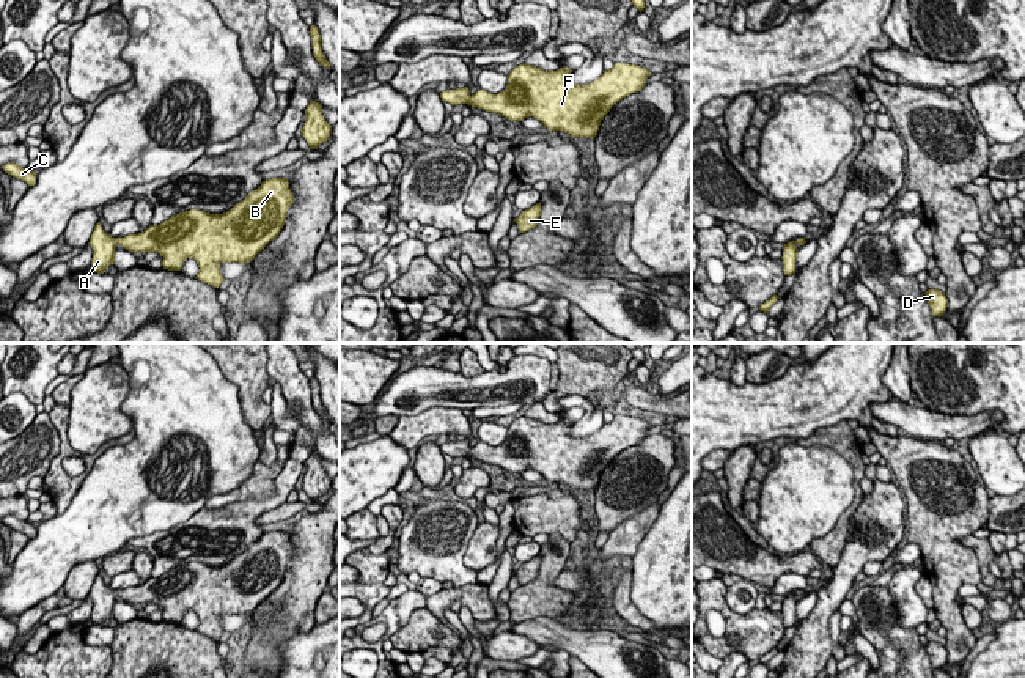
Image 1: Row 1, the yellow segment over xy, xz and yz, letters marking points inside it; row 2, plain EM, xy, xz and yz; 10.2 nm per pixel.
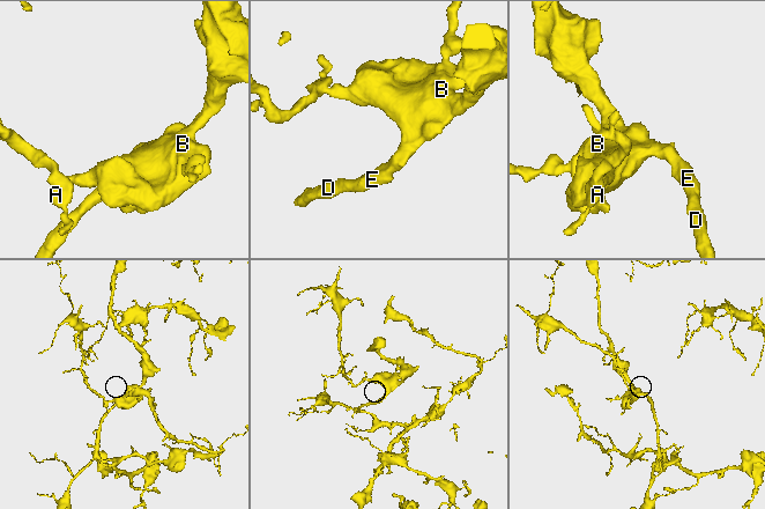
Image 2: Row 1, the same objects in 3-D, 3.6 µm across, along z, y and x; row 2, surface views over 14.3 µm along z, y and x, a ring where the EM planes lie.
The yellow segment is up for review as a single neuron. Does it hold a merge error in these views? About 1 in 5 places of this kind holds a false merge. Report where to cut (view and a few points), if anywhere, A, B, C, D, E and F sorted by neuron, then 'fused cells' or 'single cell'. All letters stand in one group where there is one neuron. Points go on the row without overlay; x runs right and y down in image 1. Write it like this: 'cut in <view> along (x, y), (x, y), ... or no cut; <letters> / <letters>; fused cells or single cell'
no cut; A B C D E F; single cell

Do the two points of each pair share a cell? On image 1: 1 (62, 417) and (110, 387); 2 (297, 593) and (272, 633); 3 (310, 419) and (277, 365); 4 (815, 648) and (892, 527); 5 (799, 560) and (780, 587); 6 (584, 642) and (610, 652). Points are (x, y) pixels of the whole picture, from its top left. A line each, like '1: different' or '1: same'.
1: different
2: same
3: same
4: same
5: different
6: same

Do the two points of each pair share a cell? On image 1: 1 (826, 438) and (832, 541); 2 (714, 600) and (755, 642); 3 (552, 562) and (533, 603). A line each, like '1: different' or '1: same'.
1: same
2: same
3: same

